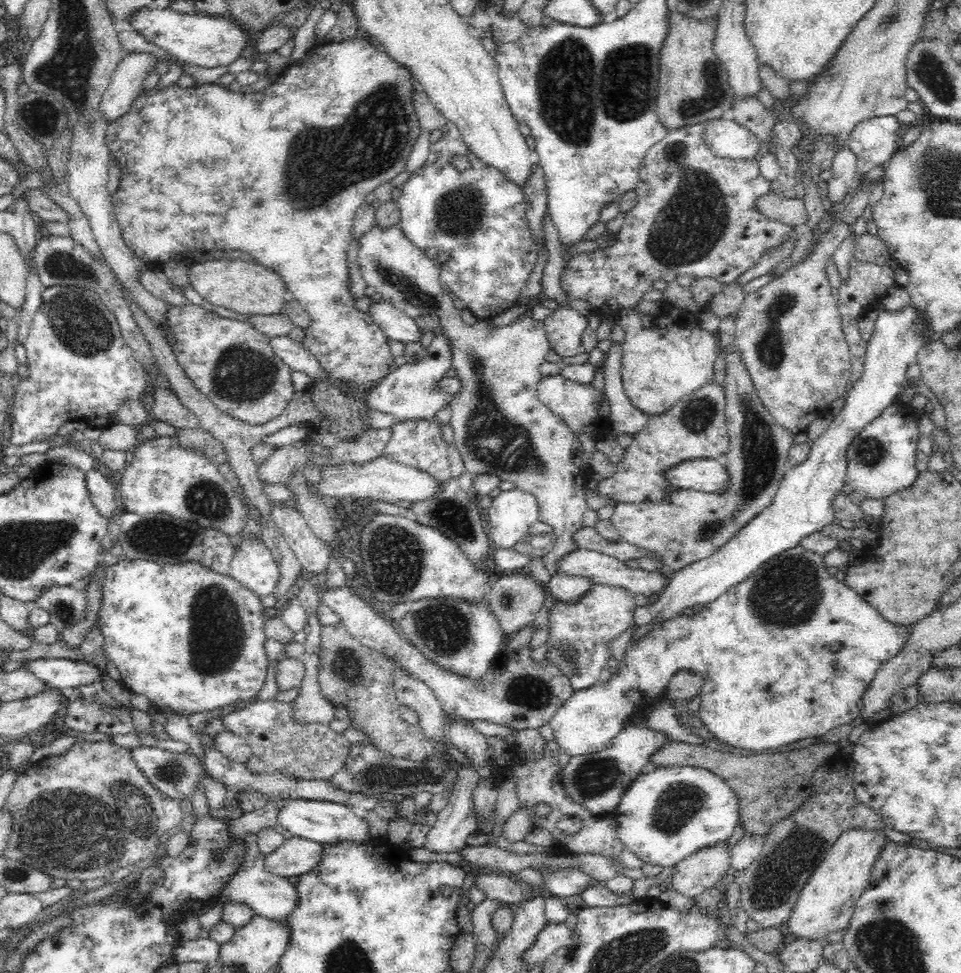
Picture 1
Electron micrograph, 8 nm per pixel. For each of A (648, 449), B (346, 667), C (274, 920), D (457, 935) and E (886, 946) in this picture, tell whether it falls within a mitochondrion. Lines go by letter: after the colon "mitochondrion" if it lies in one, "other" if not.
A: other
B: mitochondrion
C: other
D: other
E: mitochondrion

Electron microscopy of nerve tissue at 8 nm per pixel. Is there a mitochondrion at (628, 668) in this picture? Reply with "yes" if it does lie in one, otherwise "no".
no

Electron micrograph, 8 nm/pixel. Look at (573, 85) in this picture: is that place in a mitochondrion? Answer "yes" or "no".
yes

